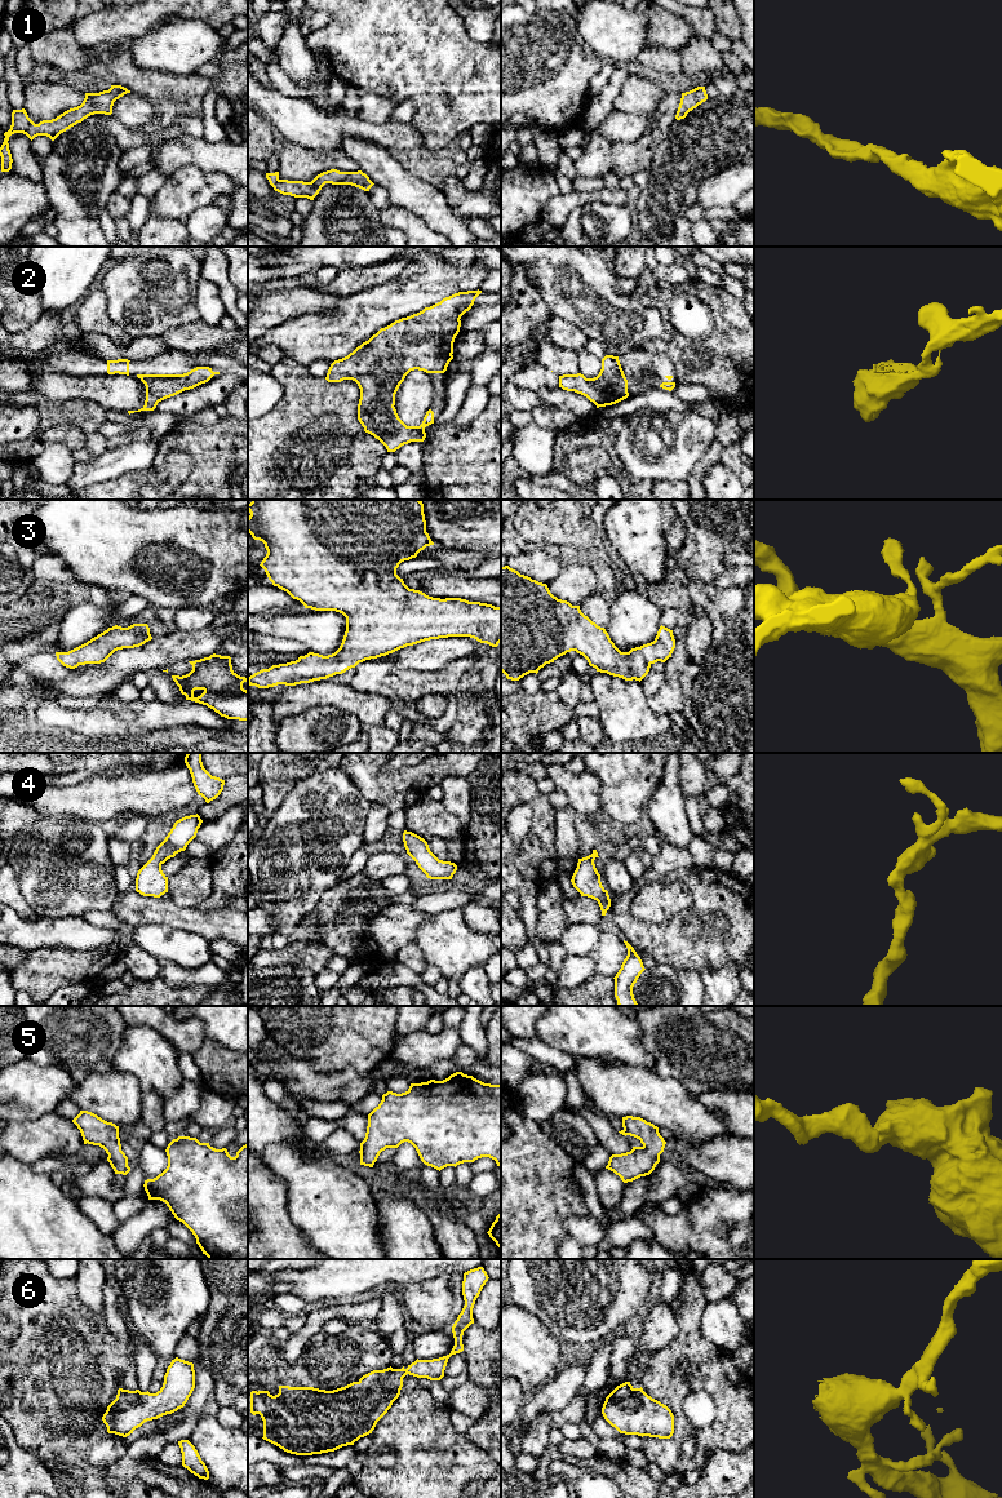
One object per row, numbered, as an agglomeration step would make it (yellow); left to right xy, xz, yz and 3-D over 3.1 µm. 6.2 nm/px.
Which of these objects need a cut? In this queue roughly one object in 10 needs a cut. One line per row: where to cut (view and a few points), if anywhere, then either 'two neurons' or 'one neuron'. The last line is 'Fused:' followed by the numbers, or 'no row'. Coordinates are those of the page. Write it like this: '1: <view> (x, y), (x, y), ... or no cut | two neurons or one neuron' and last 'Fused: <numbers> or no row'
1: no cut | one neuron
2: no cut | one neuron
3: no cut | one neuron
4: no cut | one neuron
5: no cut | one neuron
6: no cut | one neuron
Fused: no row

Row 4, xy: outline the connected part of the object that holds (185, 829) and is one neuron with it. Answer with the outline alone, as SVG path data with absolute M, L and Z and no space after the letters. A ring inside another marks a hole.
M190 815L177 820L156 847L152 857L138 870L136 891L143 896L160 898L168 892L168 877L163 873L161 865L178 852L185 851L187 845L196 837L203 820L200 816Z

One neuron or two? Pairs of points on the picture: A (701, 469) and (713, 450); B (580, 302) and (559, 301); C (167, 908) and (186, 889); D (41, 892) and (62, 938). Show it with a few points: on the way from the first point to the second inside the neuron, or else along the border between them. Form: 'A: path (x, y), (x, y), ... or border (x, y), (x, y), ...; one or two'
A: path (705, 464), (713, 455); one
B: path (575, 301), (564, 301); one
C: border (172, 900), (180, 907), (198, 908); two
D: border (39, 916), (81, 918); two

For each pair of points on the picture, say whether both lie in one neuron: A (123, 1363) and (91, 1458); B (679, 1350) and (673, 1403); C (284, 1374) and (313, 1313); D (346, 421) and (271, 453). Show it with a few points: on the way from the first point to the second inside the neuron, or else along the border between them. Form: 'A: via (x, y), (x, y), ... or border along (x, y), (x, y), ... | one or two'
A: via (92, 1370), (58, 1404), (58, 1431), (61, 1434) | one
B: via (666, 1363), (666, 1387), (669, 1390) | one
C: border along (311, 1338), (292, 1360), (287, 1360), (279, 1352) | two
D: via (327, 422), (302, 451), (291, 451) | one

